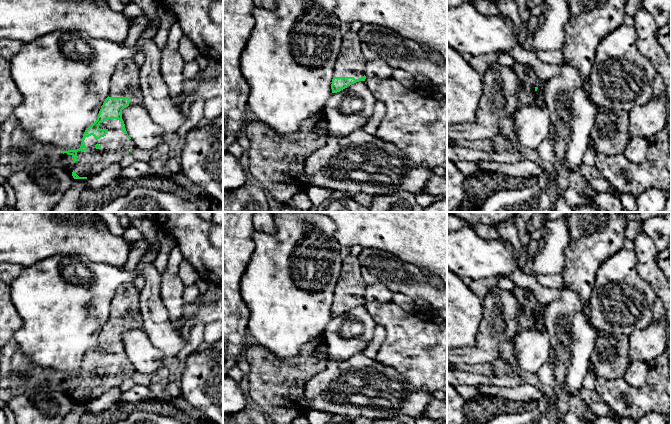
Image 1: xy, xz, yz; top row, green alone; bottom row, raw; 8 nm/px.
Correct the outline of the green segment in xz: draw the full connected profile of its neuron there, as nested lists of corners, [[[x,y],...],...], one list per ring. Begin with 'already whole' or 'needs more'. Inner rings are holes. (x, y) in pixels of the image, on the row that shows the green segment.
needs more; [[[350,30],[343,34],[340,53],[334,64],[332,93],[340,92],[356,82],[365,81],[367,61],[362,53],[358,33]]]

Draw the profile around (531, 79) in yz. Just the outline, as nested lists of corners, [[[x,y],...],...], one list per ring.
[[[525,64],[525,66],[526,66],[526,81],[524,83],[524,86],[528,91],[535,91],[535,87],[540,81],[536,76],[533,68],[528,64]]]

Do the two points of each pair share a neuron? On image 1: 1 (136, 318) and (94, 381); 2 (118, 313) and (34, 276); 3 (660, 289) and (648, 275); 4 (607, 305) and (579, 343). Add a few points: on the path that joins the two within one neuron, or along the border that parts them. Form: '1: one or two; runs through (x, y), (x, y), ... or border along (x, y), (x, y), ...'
1: one; runs through (119, 328), (110, 337), (109, 354), (106, 364)
2: two; border along (118, 287), (110, 303), (110, 313), (107, 319)
3: one; runs through (659, 286), (651, 278)
4: two; border along (588, 321), (596, 333)

